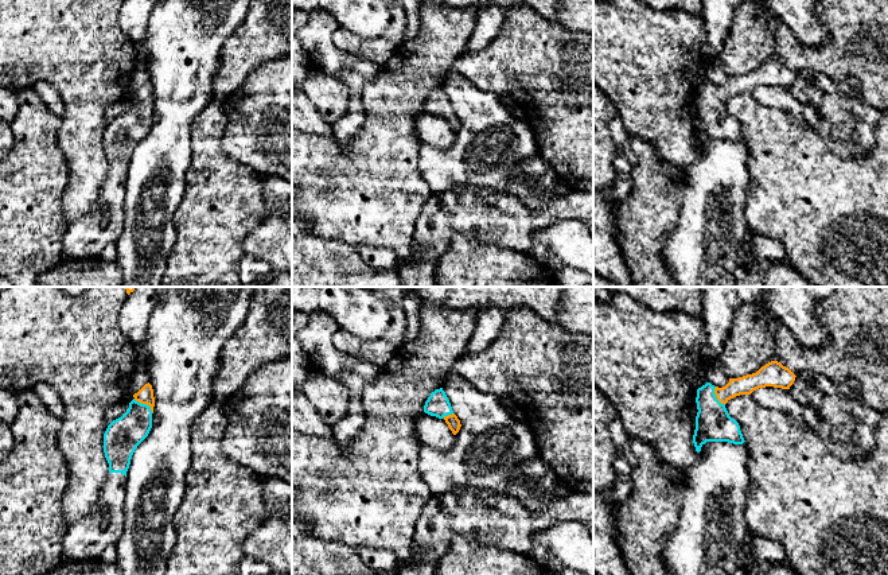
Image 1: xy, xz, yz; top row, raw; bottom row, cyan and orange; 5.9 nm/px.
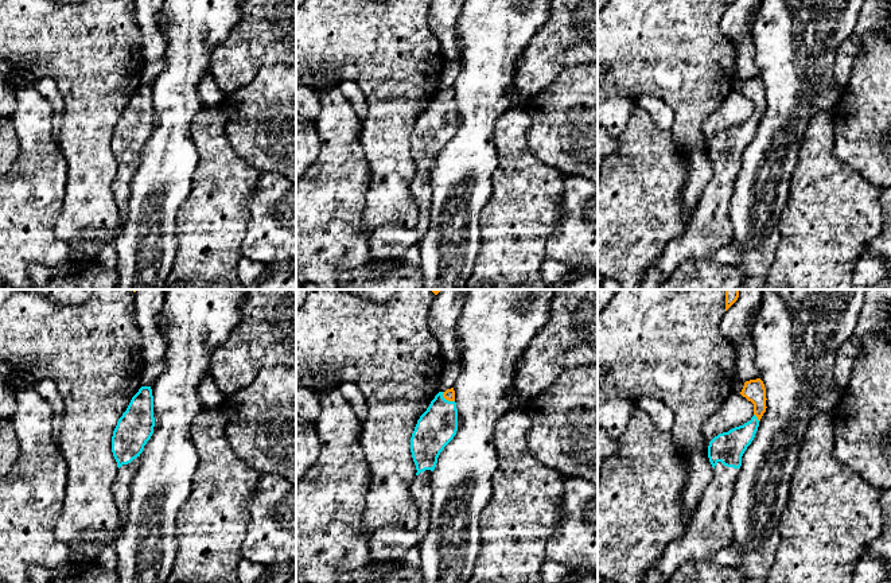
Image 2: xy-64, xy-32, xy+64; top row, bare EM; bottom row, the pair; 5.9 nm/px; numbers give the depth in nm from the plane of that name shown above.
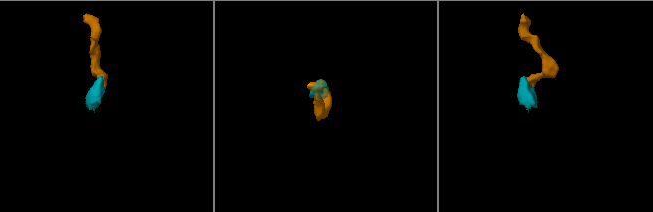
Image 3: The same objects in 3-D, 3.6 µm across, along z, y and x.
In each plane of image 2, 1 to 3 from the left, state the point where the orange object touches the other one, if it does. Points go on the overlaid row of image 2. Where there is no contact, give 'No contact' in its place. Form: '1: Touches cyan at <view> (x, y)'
1: No contact
2: Touches cyan at xy-32 (447, 400)
3: Touches cyan at xy+64 (757, 418)

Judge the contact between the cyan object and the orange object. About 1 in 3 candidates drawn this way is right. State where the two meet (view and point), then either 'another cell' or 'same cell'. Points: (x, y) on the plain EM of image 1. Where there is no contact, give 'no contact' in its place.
meets cyan in xy at (144, 103); same cell

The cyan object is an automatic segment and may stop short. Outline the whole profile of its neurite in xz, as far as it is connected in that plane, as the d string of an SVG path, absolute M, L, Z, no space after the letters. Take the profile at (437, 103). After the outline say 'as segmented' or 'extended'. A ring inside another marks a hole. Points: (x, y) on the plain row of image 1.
M443 86L431 92L425 100L424 110L439 117L444 117L453 133L456 133L461 125L460 119L453 112L451 101Z; extended

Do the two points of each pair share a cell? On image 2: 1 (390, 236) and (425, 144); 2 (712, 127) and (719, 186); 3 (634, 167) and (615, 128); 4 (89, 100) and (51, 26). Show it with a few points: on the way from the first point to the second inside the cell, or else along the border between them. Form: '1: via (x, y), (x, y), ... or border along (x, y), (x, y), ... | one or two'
1: via (419, 228), (423, 224), (424, 173) | one
2: border along (743, 123), (719, 131), (707, 144) | two
3: border along (634, 108), (618, 144) | two
4: via (89, 81), (89, 63), (70, 45) | one

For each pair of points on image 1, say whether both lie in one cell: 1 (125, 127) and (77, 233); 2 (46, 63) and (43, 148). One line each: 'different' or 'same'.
1: same
2: different

